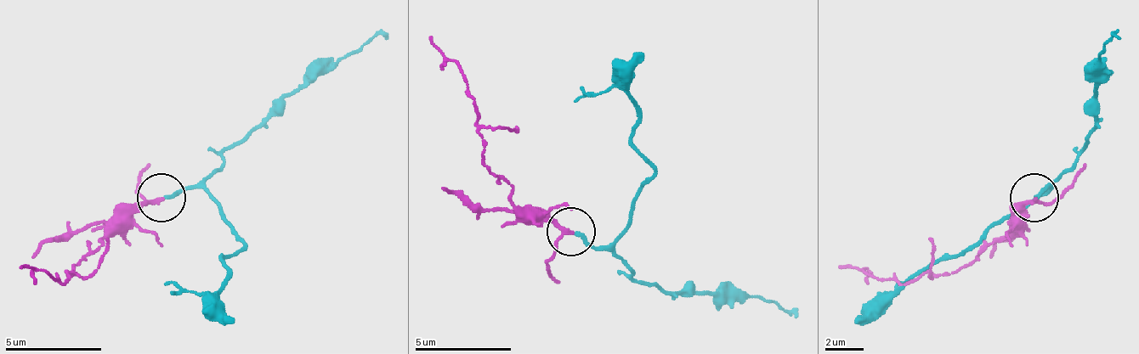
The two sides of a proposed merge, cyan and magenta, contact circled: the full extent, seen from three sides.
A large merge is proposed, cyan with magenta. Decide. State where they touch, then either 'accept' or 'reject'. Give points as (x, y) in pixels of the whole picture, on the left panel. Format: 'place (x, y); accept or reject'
place (161, 198); reject

